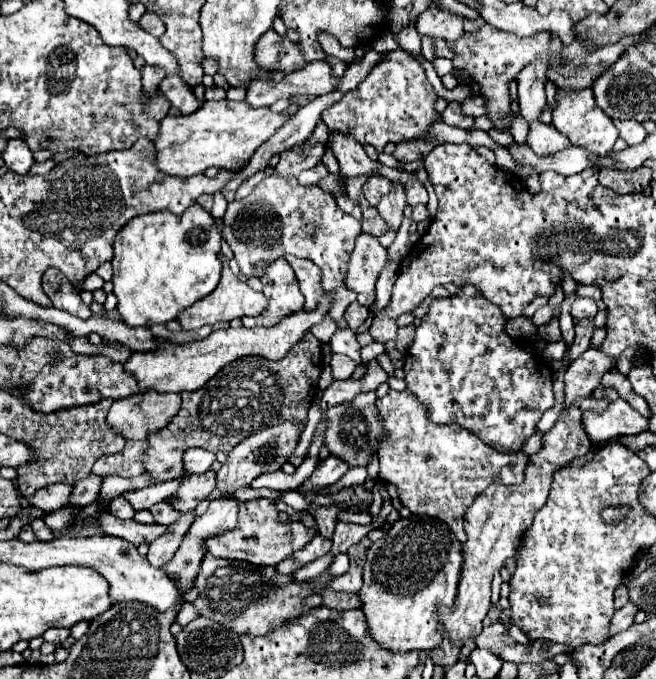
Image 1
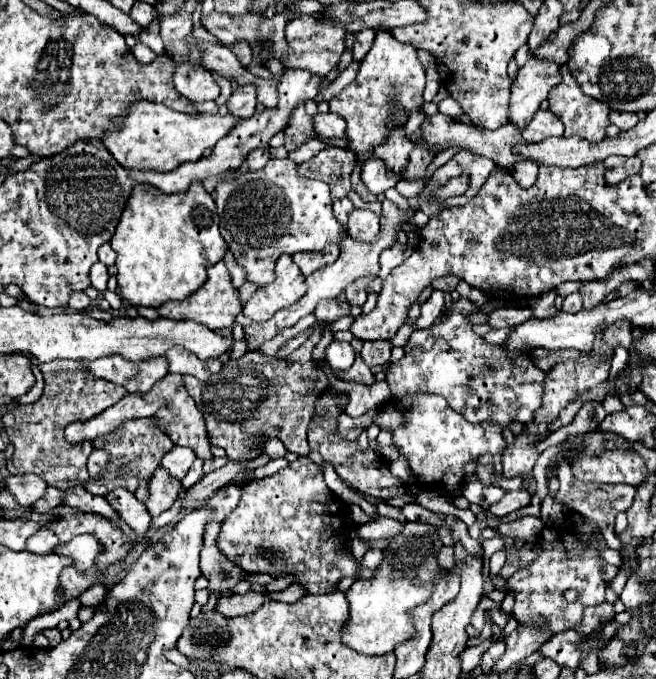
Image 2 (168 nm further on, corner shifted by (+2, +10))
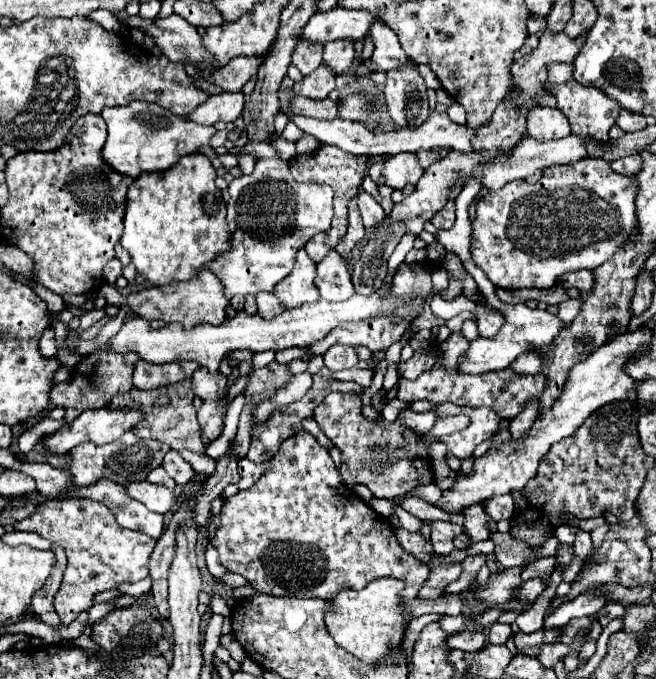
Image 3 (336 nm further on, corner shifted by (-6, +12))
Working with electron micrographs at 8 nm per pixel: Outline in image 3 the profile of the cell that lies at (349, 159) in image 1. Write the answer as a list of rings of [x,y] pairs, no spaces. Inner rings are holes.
[[[294,96],[292,112],[300,112],[304,116],[318,118],[318,120],[334,120],[336,118],[336,102],[332,102],[330,98],[310,100],[310,98],[302,98],[302,96]]]

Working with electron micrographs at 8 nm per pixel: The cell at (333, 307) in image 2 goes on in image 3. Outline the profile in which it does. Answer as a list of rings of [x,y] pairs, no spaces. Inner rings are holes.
[[[328,252],[328,256],[318,264],[316,286],[320,296],[328,302],[340,302],[354,294],[346,262],[338,252]]]

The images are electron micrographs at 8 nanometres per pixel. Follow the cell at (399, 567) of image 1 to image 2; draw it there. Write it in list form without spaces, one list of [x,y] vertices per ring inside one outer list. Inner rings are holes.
[[[406,522],[404,532],[390,540],[390,546],[384,550],[384,562],[376,568],[372,580],[356,580],[346,592],[346,600],[350,604],[350,618],[342,630],[342,642],[360,652],[360,654],[386,654],[396,648],[396,644],[406,642],[414,634],[412,618],[408,616],[408,608],[424,602],[430,596],[430,588],[436,582],[436,572],[440,570],[436,564],[438,550],[420,548],[420,546],[442,546],[436,536],[436,526],[422,522]],[[420,534],[432,534],[424,536]],[[414,580],[420,580],[422,586],[416,586]]]

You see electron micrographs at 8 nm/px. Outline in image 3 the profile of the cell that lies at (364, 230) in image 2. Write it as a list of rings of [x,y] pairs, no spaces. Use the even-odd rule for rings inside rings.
[[[360,192],[358,194],[358,208],[360,208],[360,216],[362,216],[362,222],[364,222],[364,228],[368,228],[368,230],[372,226],[376,226],[384,218],[382,206],[368,192]]]

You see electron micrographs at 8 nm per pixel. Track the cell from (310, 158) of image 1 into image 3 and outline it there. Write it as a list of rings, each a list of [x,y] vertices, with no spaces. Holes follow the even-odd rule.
[[[326,66],[316,68],[312,74],[304,76],[300,82],[294,84],[294,92],[306,98],[328,98],[328,94],[334,90],[334,74],[330,70],[326,70]]]

